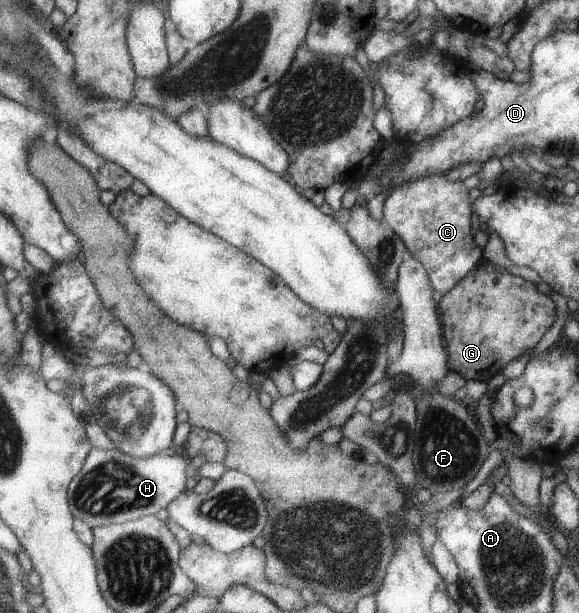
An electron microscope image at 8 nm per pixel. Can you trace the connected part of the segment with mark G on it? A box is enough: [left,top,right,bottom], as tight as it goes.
[438,261,557,383]

